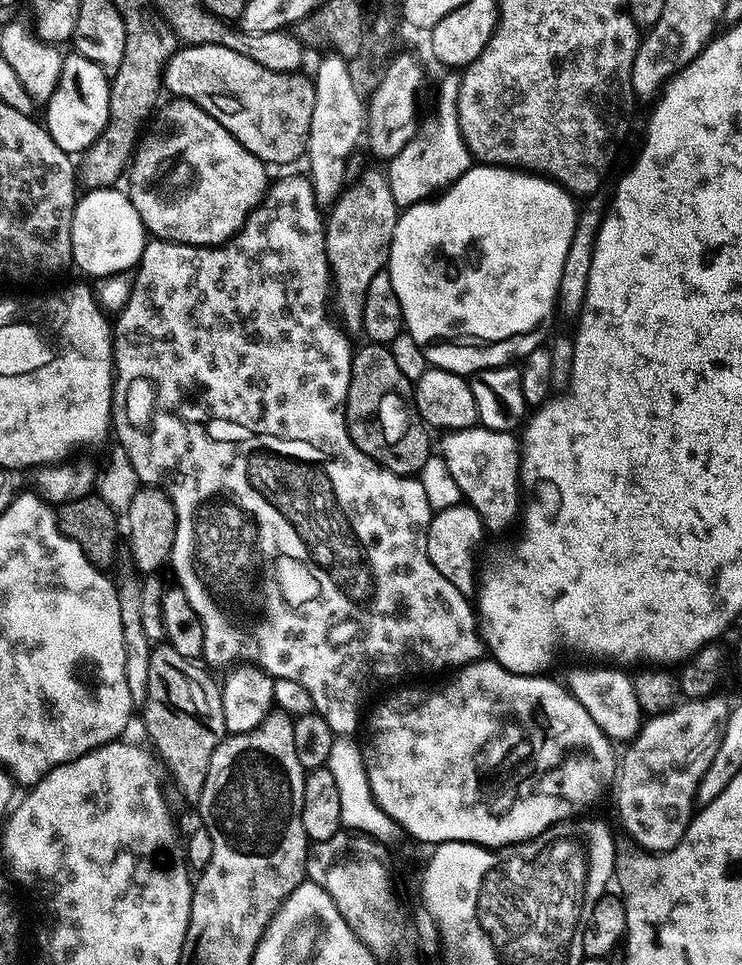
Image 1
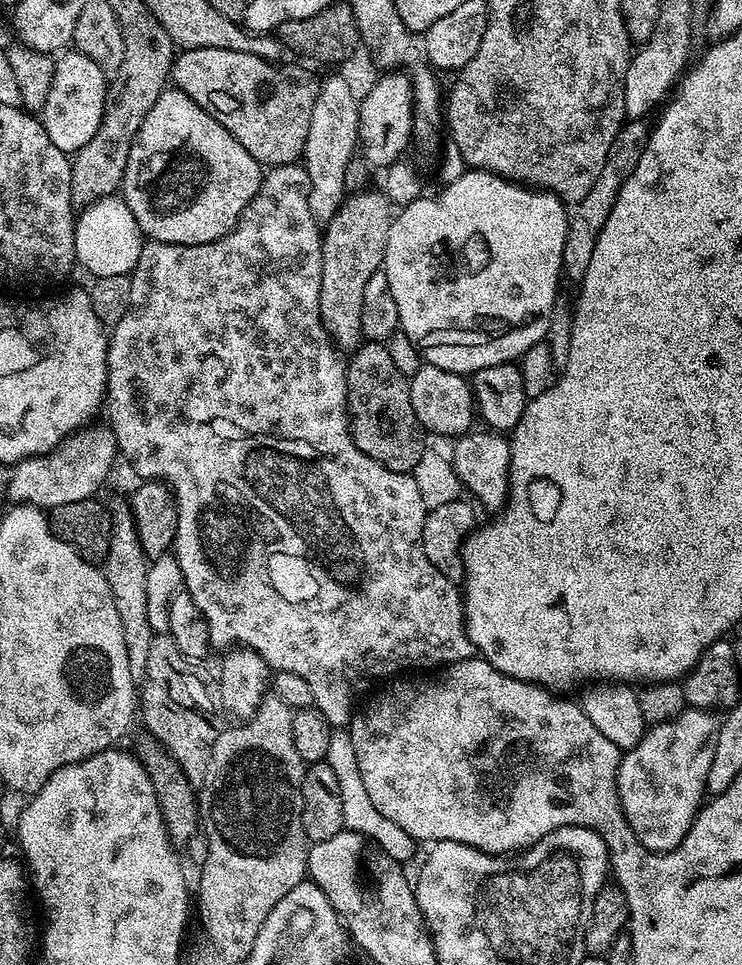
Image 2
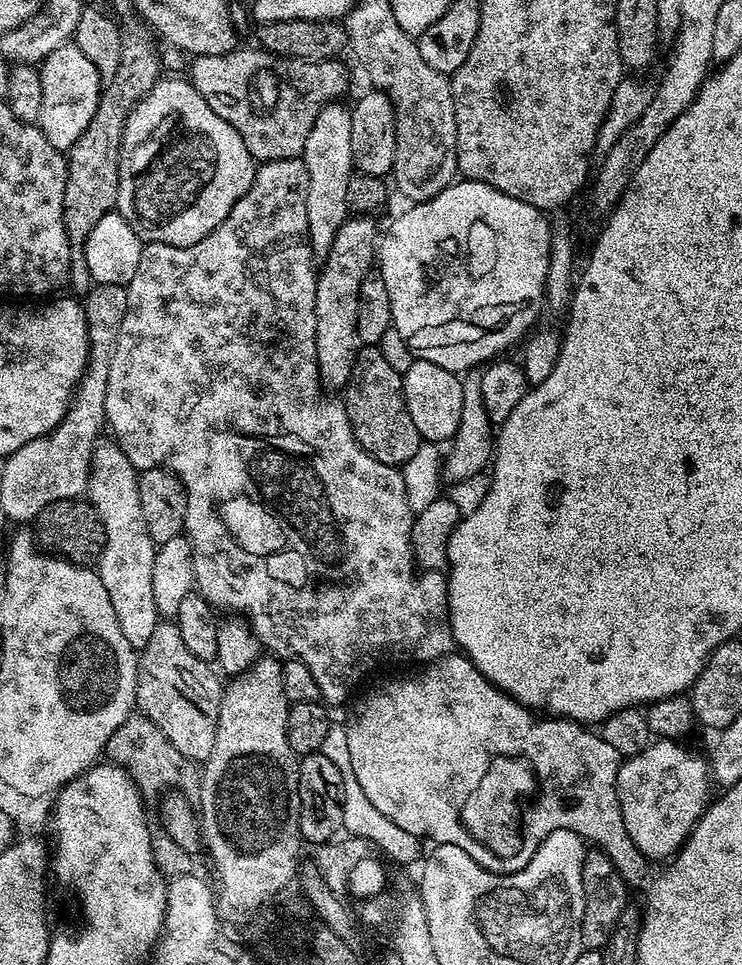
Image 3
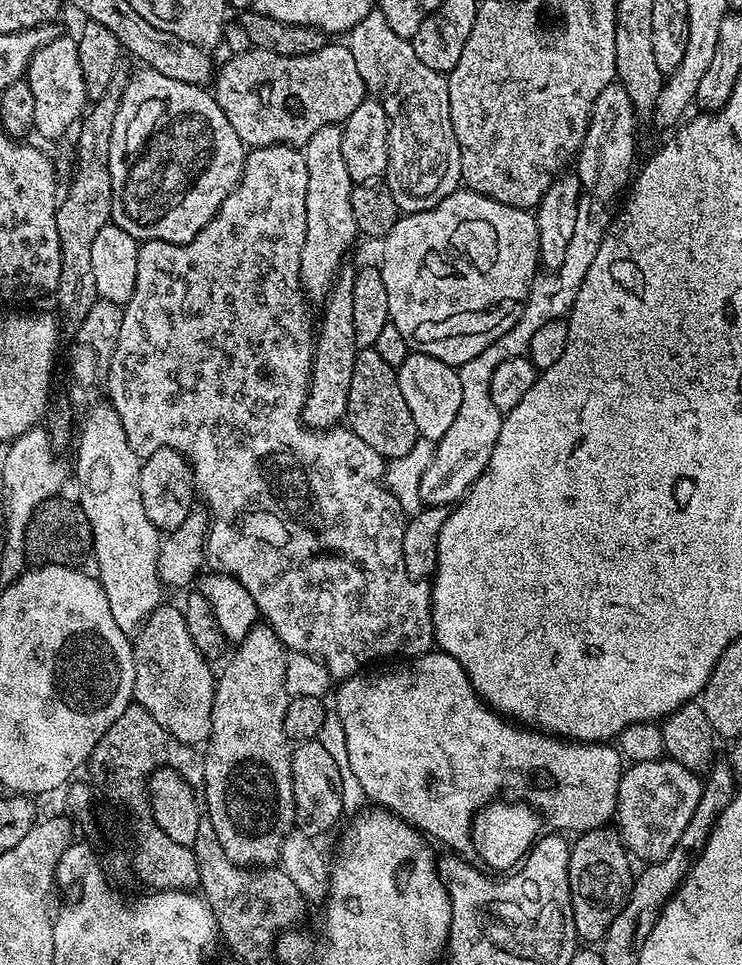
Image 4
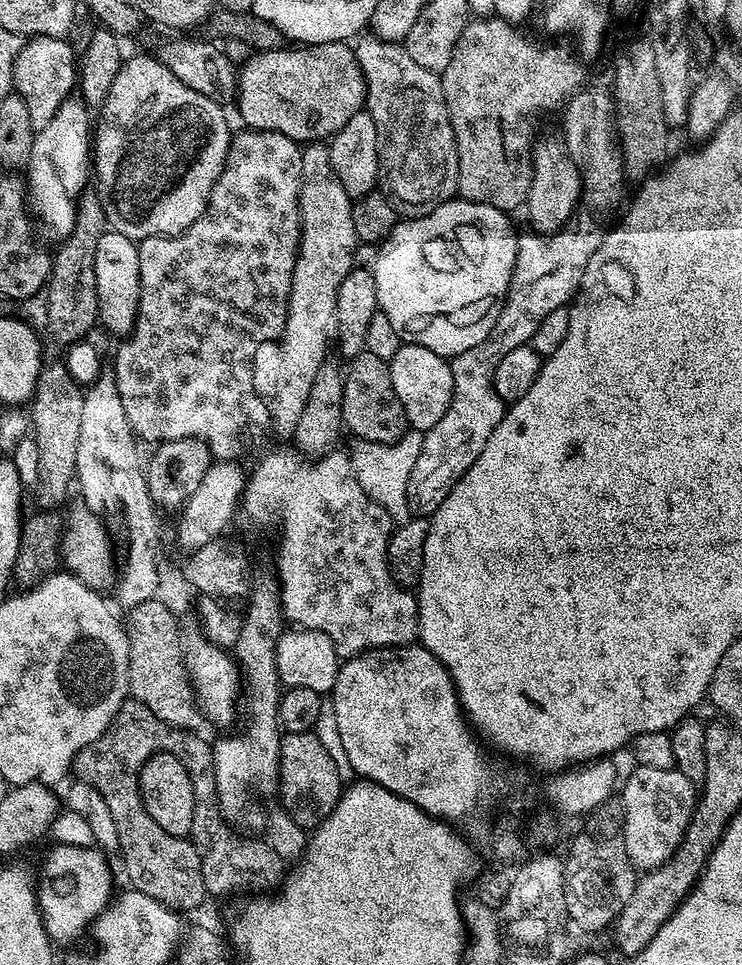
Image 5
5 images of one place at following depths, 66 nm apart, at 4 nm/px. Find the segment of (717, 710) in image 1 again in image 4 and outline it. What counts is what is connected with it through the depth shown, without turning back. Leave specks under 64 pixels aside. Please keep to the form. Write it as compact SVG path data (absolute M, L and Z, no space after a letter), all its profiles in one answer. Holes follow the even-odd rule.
M665 758L654 762L638 762L628 764L620 773L620 785L616 795L615 823L624 847L628 849L633 857L636 856L640 862L651 862L666 858L674 846L678 846L678 838L682 838L682 830L690 823L690 818L694 818L694 810L698 806L702 780L697 773L690 772L685 766L678 762Z

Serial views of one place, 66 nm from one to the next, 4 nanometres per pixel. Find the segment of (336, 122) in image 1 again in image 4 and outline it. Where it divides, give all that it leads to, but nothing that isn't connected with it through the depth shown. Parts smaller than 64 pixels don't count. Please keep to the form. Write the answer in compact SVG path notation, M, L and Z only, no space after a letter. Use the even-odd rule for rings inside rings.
M331 124L318 130L314 133L314 138L304 144L302 151L306 158L306 174L310 174L310 182L306 190L306 242L302 245L300 287L309 301L322 302L328 297L328 292L345 263L344 255L347 254L348 247L358 238L354 211L351 210L351 192L354 185L350 172L346 170L346 162L342 159L342 134L337 125Z

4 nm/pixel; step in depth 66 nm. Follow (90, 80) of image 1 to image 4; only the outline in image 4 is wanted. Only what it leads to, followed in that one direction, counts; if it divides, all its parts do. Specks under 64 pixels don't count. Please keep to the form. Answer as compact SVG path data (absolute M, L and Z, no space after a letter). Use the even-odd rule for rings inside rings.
M57 34L35 52L28 63L26 79L34 93L35 135L56 140L68 132L68 127L75 125L83 117L89 103L86 82L83 78L82 62L78 62L77 37Z

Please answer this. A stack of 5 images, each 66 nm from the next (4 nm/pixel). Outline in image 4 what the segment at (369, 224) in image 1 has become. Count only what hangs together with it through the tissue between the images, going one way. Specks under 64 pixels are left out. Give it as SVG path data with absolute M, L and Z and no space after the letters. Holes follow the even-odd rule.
M341 267L336 281L328 292L328 297L322 301L324 313L320 316L320 329L314 332L314 347L312 349L312 376L308 379L308 396L304 400L304 422L313 430L335 428L348 415L350 400L350 378L354 374L354 358L357 354L356 339L354 338L354 278L356 268Z

